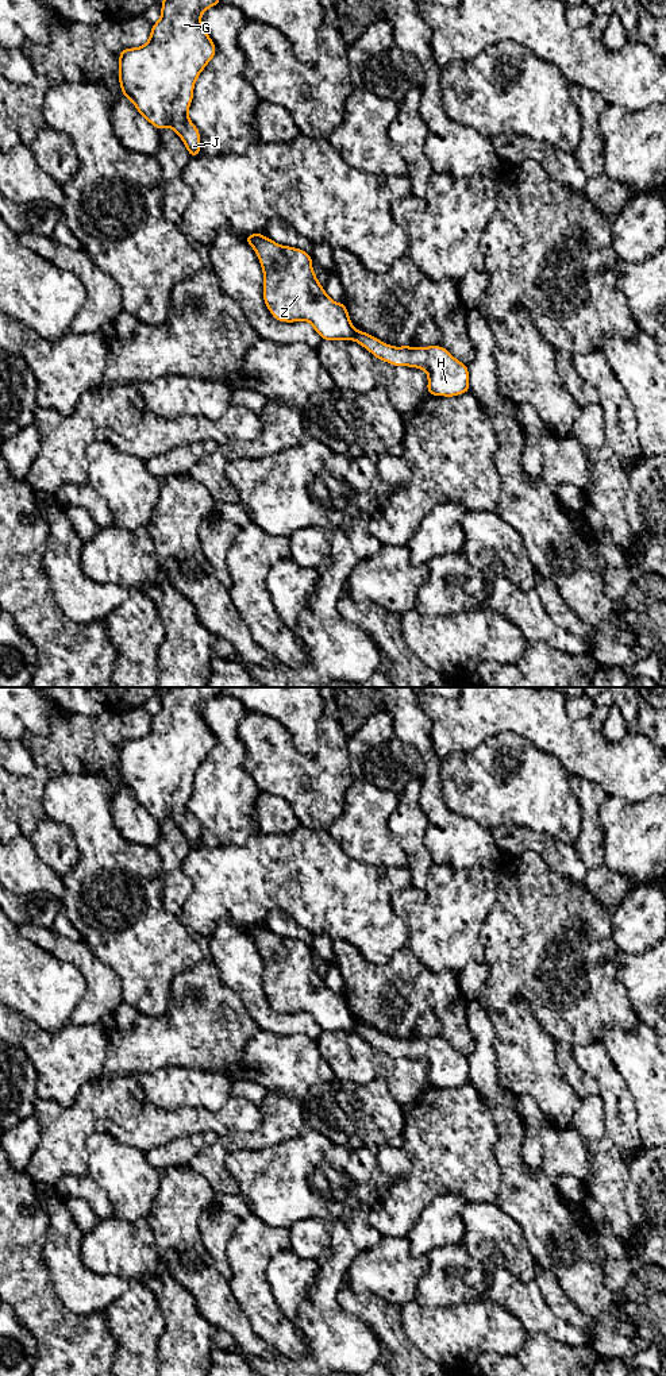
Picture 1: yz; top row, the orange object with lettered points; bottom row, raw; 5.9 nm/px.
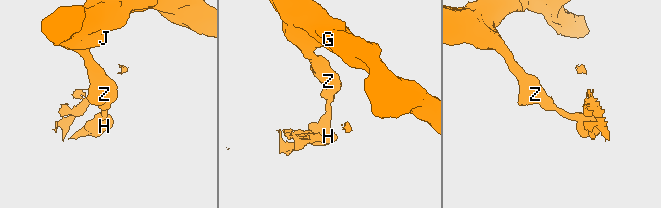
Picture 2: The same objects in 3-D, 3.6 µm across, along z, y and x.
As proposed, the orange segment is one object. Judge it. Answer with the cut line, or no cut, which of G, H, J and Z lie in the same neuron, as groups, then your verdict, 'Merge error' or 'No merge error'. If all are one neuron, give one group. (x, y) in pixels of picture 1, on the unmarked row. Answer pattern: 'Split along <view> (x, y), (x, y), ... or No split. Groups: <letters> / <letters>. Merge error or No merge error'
Split along yz (357, 1022), (351, 1029). Groups: G J Z / H. Merge error

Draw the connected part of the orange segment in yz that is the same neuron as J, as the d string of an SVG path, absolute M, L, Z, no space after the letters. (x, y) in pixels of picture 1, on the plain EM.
M165 687L162 708L153 716L149 733L119 744L122 789L130 790L139 805L158 822L172 818L184 832L190 849L200 844L200 824L189 812L188 801L199 766L216 745L213 732L201 716L201 705L219 695L220 687Z

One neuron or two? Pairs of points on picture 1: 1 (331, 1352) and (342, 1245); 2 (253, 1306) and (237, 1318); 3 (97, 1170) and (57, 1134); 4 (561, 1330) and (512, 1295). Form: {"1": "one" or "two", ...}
{"1": "one", "2": "two", "3": "two", "4": "one"}

